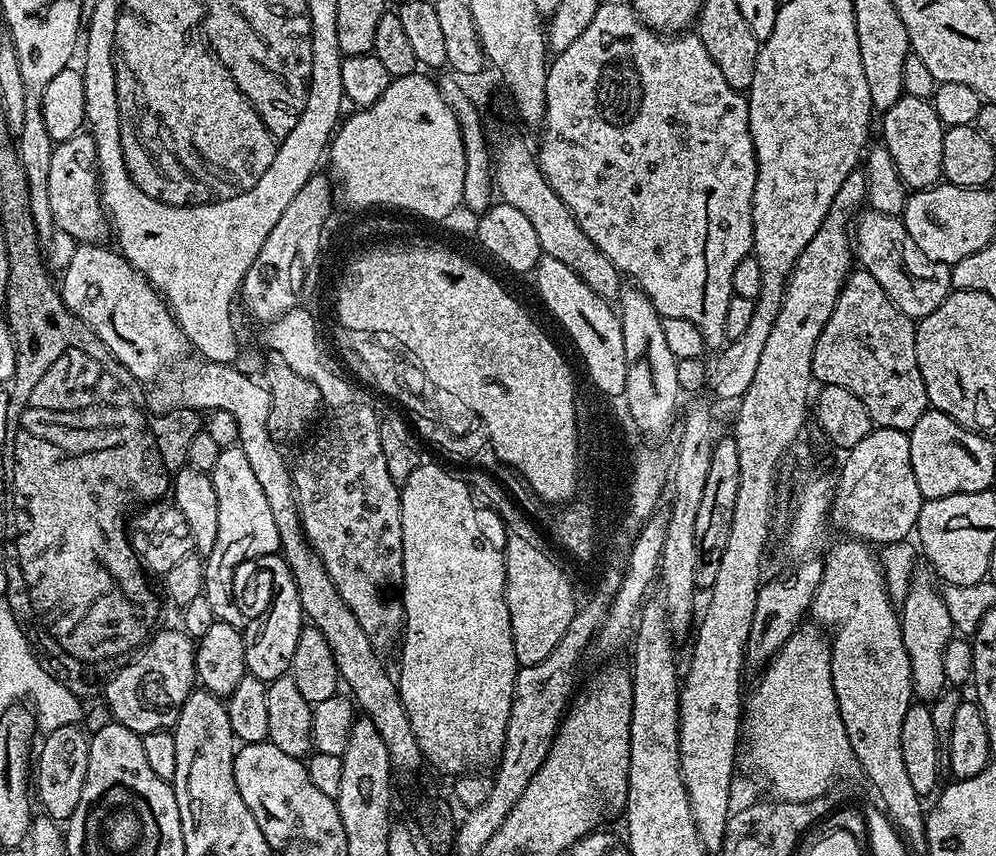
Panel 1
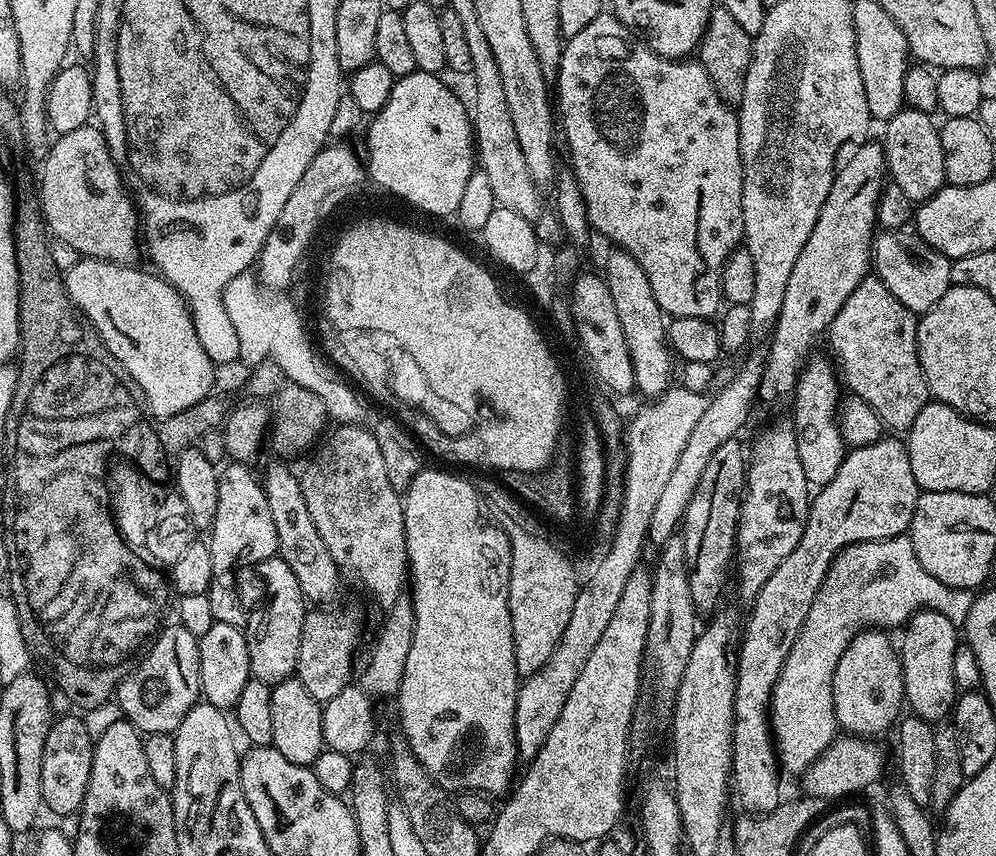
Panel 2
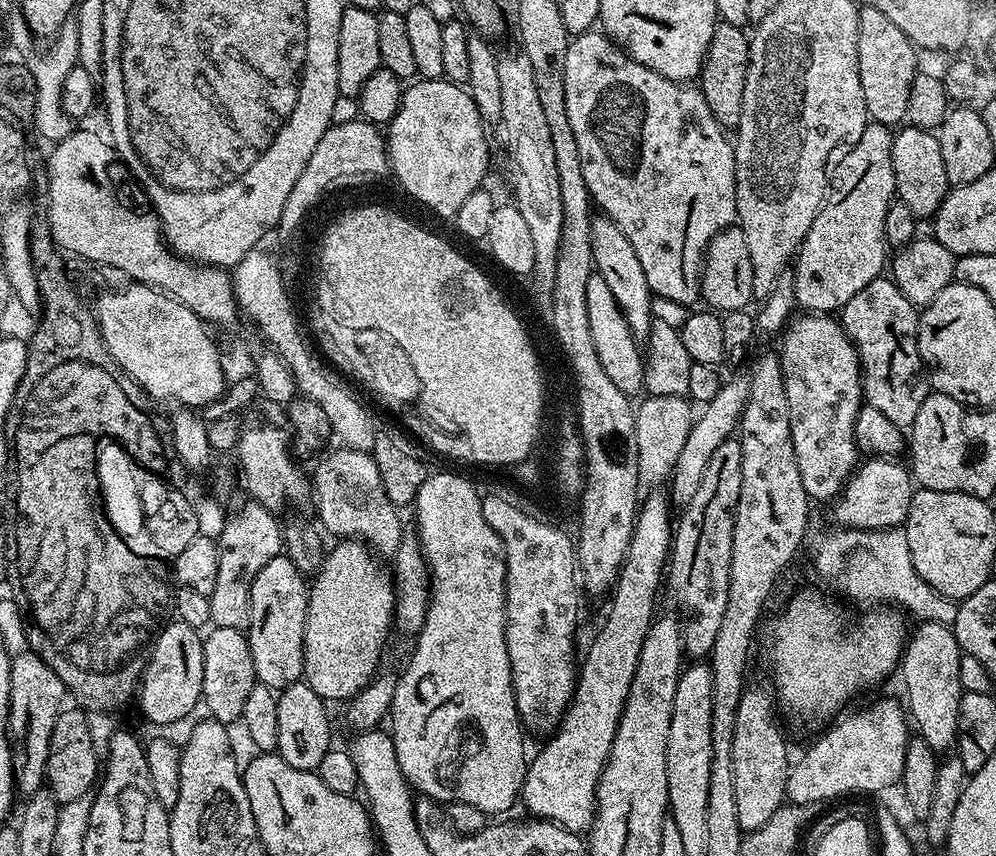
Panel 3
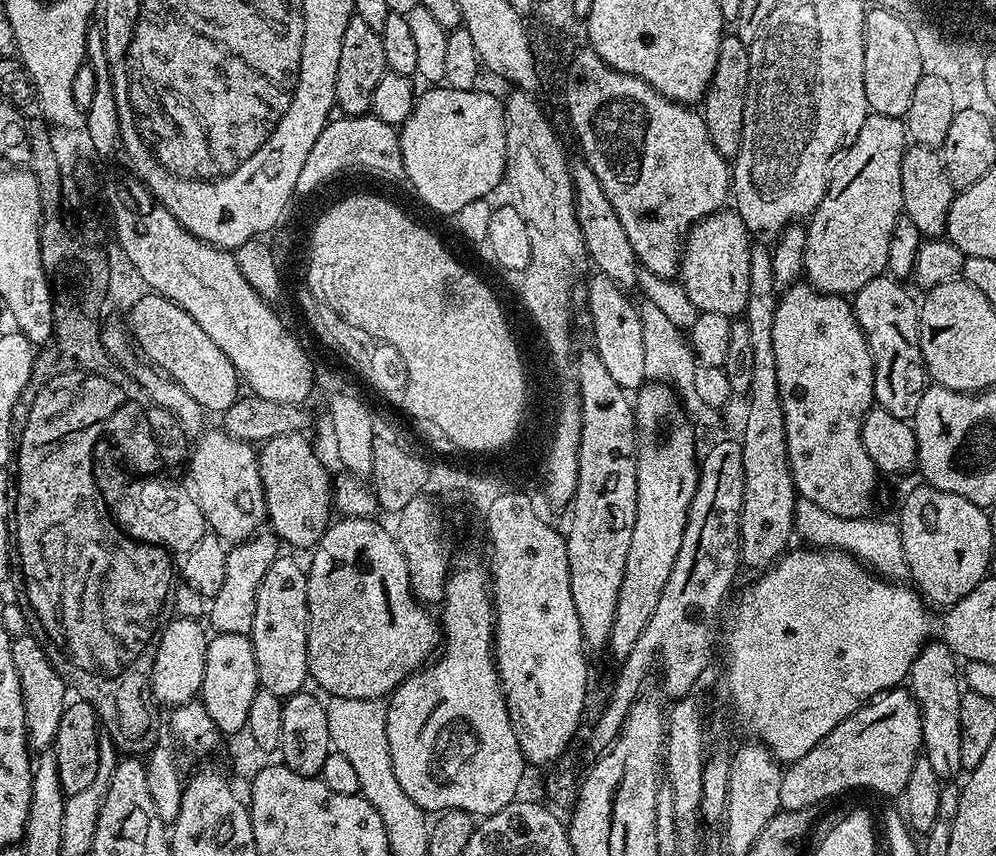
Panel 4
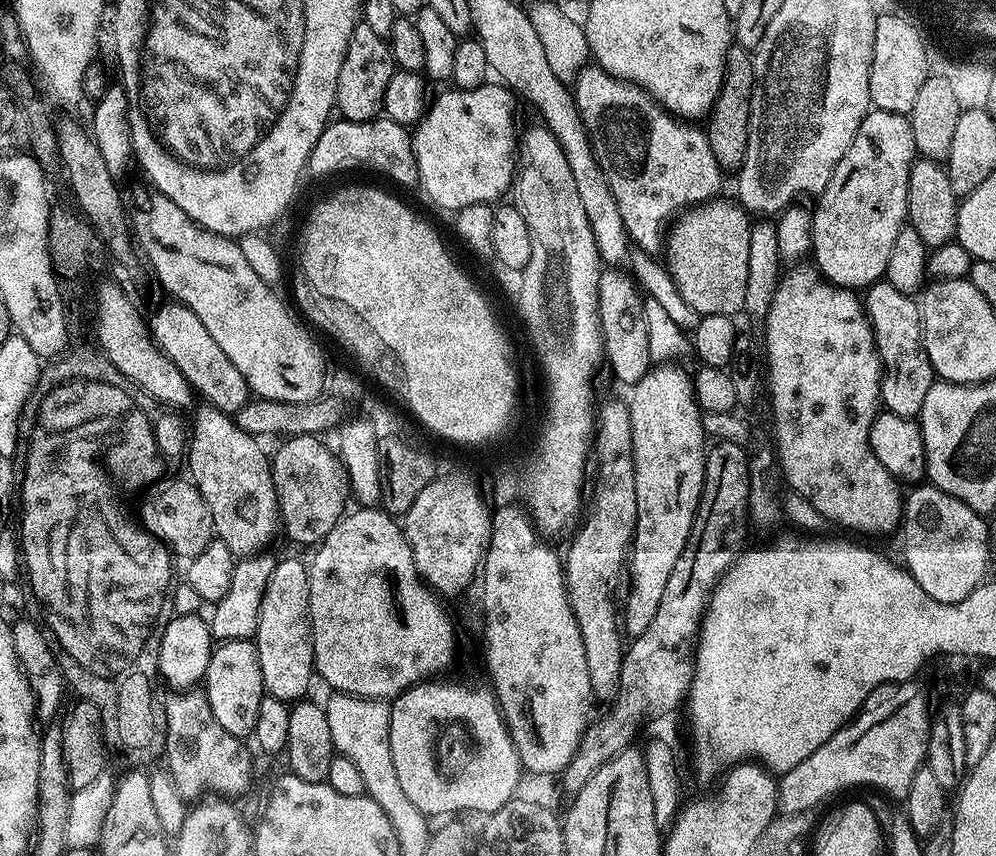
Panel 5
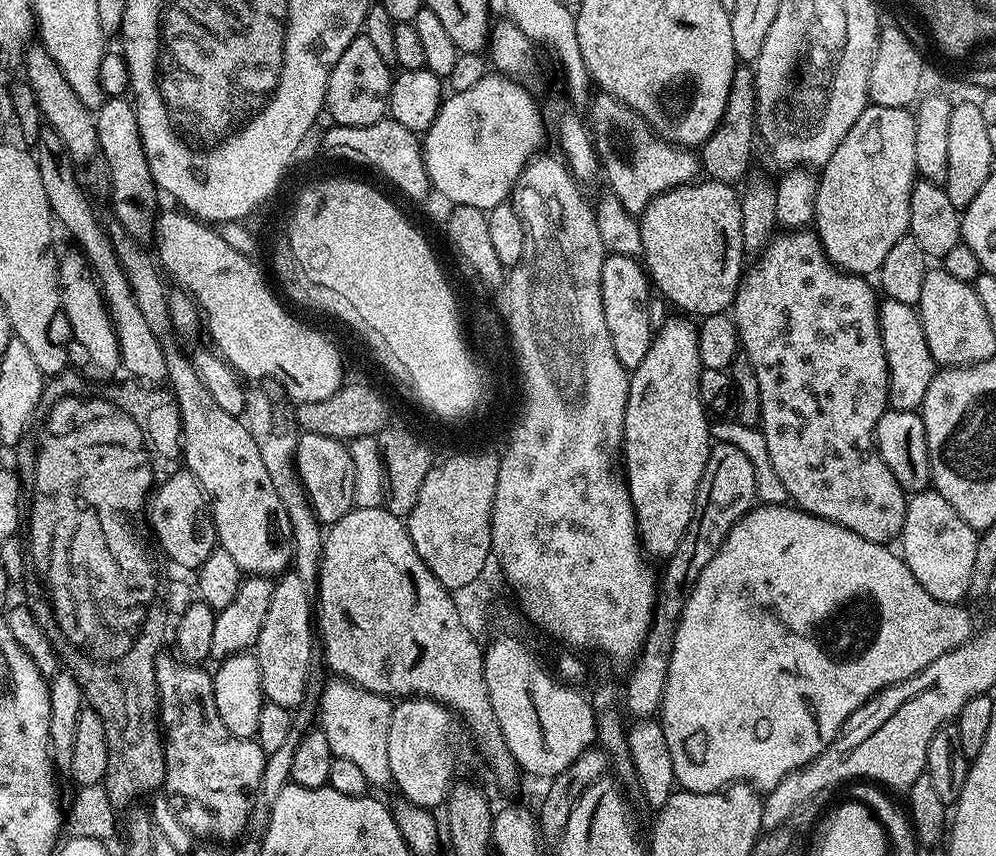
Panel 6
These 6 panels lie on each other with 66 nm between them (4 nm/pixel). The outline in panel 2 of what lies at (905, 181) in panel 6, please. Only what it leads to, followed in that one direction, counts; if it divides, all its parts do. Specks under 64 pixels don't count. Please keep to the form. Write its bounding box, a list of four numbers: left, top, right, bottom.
[760,143,886,400]

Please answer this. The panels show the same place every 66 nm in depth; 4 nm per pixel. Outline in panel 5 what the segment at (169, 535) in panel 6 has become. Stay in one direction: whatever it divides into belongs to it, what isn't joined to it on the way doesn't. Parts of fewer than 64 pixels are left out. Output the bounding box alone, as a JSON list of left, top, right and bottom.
[142,479,214,558]

